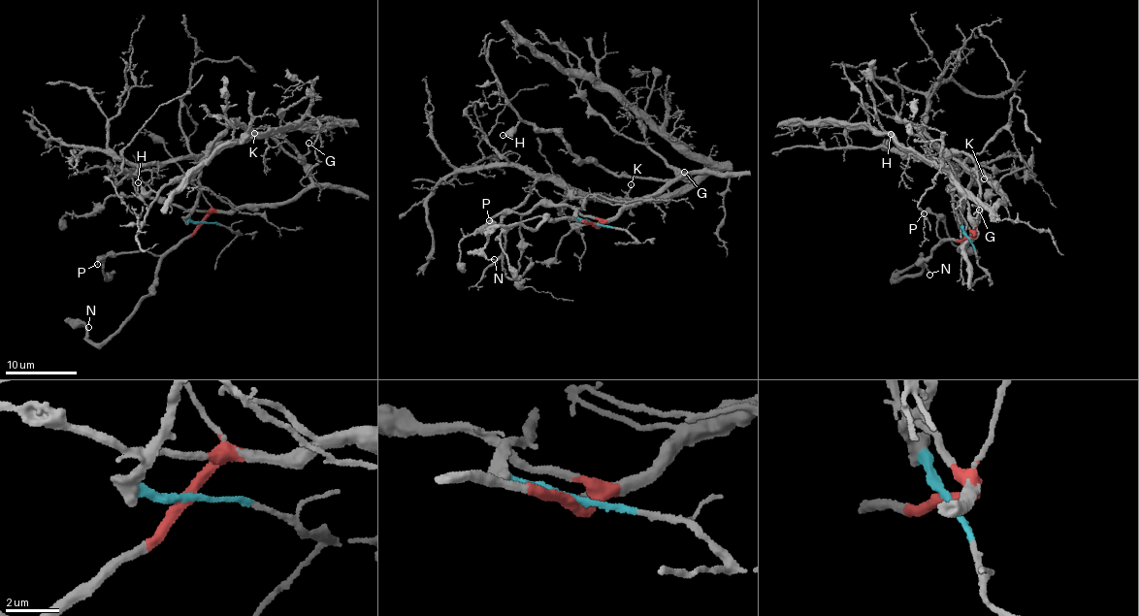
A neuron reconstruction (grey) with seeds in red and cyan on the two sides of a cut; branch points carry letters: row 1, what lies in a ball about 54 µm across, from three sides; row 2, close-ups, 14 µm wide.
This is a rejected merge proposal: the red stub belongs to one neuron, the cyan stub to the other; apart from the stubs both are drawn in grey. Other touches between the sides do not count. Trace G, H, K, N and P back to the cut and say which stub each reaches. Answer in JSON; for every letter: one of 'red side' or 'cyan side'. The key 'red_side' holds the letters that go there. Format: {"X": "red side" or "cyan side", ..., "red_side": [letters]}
{"G": "red side", "H": "red side", "K": "cyan side", "N": "red side", "P": "red side", "red_side": ["G", "H", "N", "P"]}

